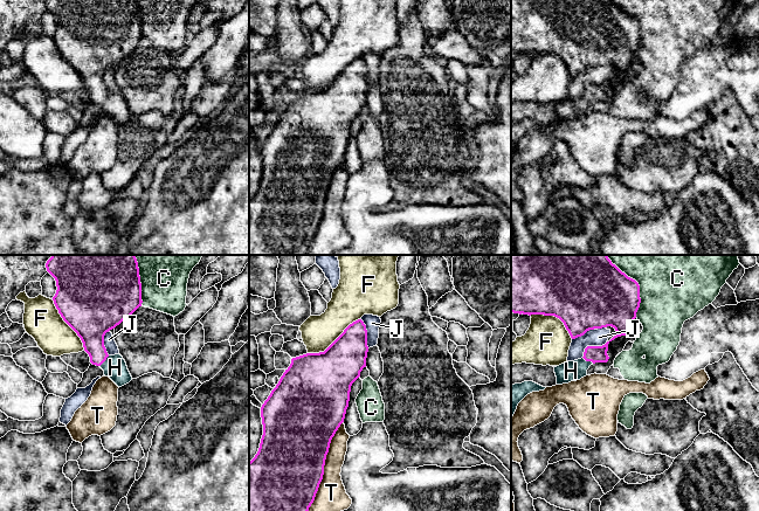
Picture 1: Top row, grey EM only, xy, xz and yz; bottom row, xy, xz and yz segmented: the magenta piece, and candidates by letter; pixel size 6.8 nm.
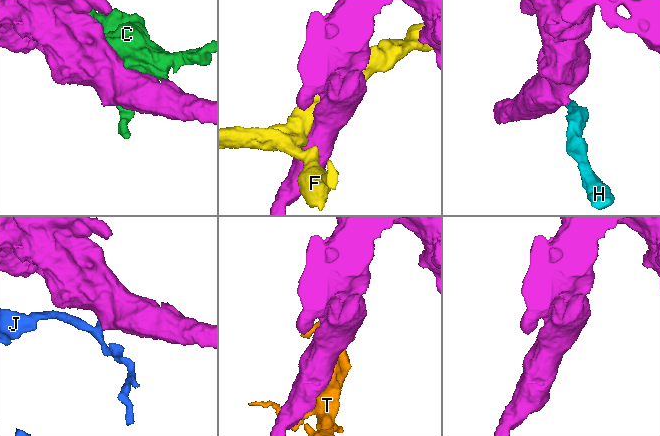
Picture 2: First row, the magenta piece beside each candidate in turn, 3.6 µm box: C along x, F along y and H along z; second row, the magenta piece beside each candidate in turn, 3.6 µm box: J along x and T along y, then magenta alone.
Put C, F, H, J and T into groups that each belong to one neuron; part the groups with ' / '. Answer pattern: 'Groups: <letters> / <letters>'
Groups: C / F / H / J / T

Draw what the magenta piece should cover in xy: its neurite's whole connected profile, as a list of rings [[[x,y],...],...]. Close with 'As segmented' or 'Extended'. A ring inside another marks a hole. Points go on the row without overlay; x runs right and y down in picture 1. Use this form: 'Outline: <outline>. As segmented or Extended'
Outline: [[[47,0],[47,9],[56,19],[54,42],[63,58],[77,71],[92,103],[99,104],[118,125],[132,115],[118,91],[109,94],[104,74],[142,44],[142,21],[138,0]]]. Extended

